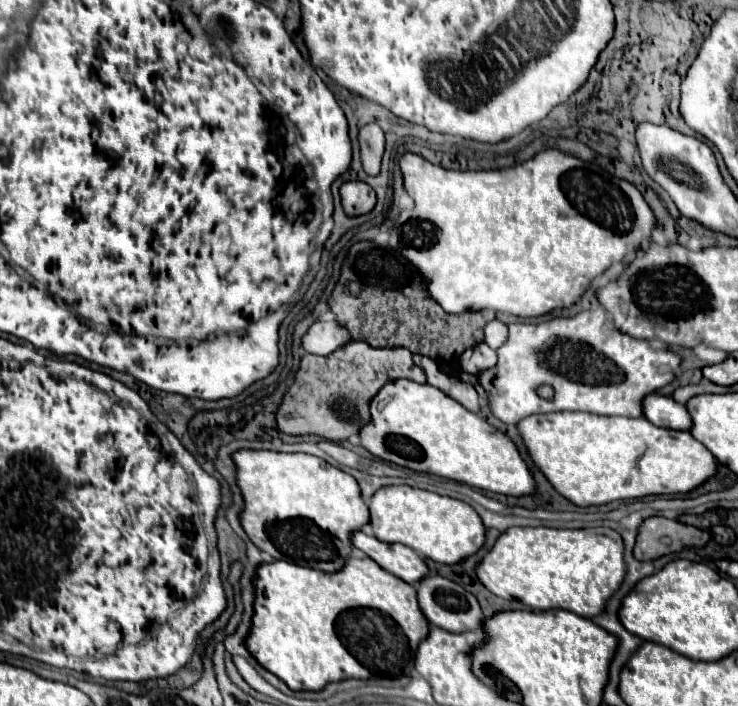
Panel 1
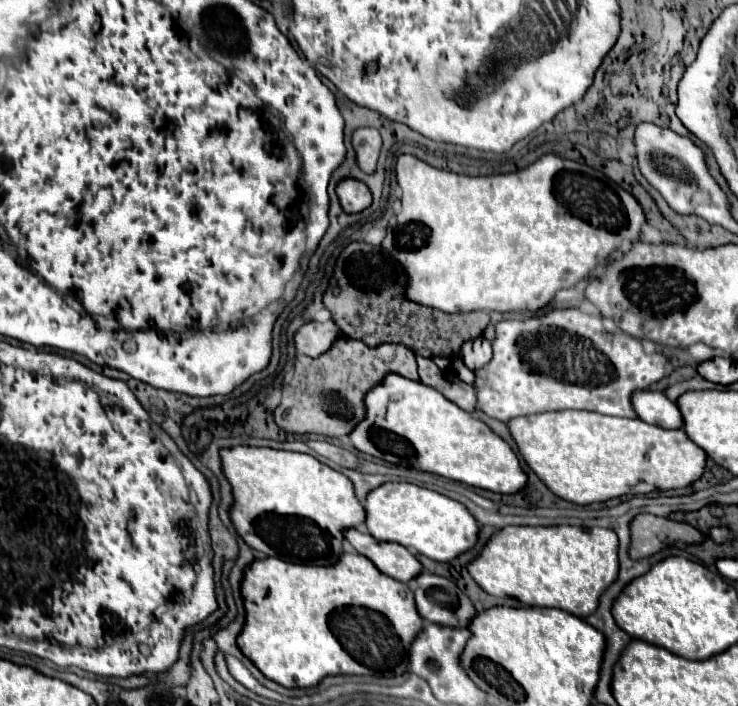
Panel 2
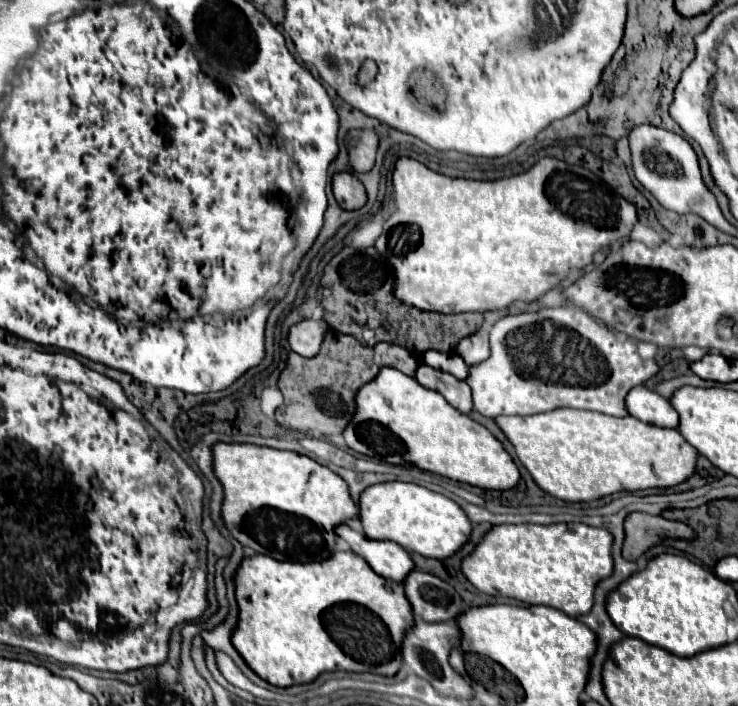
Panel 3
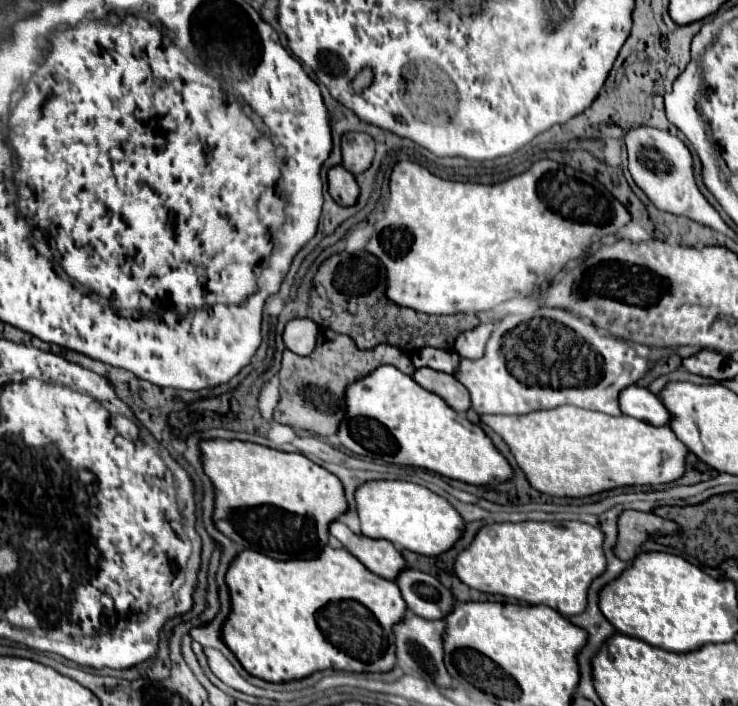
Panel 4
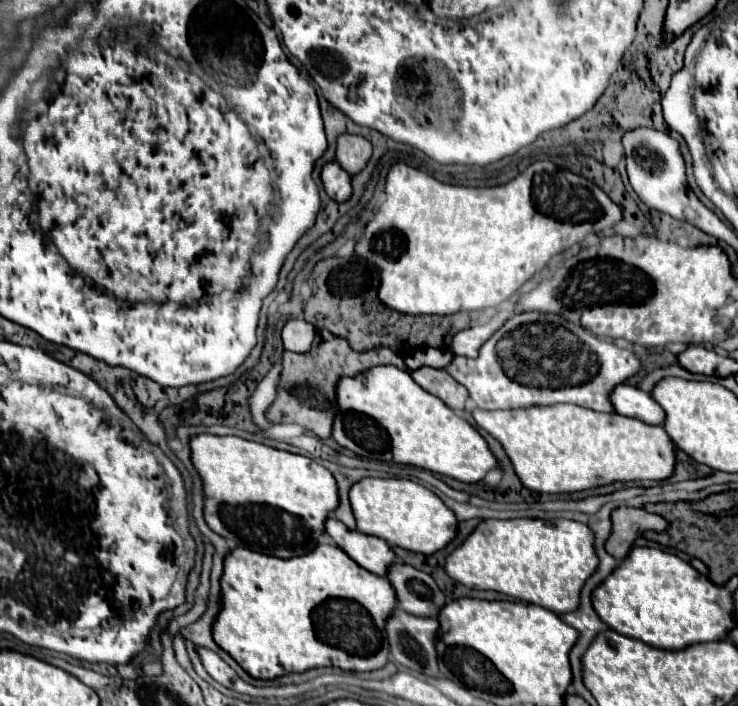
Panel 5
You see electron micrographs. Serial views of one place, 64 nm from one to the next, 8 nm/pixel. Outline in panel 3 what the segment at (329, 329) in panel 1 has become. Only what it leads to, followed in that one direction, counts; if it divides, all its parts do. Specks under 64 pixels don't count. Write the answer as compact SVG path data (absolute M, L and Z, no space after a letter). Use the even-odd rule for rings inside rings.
M302 320L290 328L288 344L296 354L310 358L320 350L326 330L328 326L322 320Z

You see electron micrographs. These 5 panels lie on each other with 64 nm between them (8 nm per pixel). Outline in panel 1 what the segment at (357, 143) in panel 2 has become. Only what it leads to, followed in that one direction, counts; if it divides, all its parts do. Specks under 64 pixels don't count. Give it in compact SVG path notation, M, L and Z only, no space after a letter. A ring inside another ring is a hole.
M366 124L358 132L358 144L360 144L360 160L366 174L376 176L380 172L380 160L384 152L384 134L376 124Z

